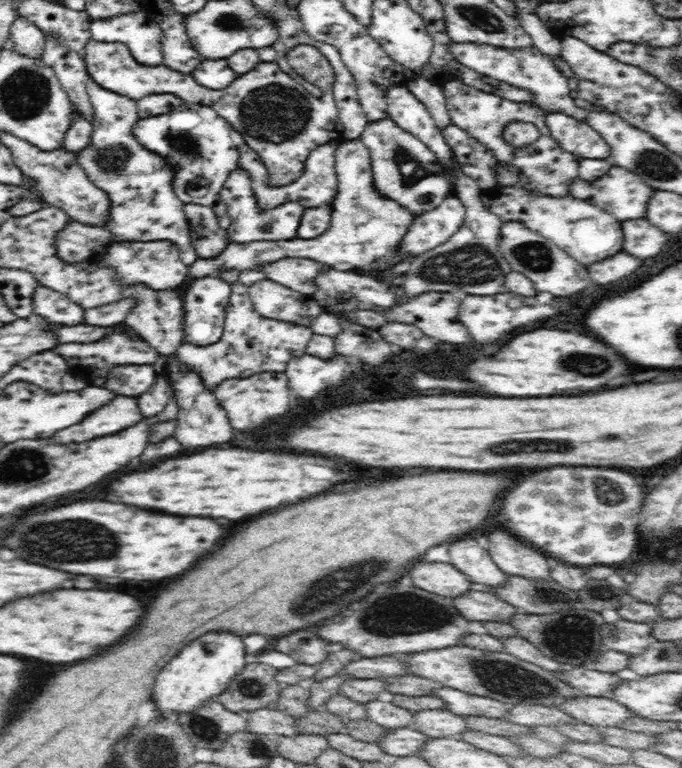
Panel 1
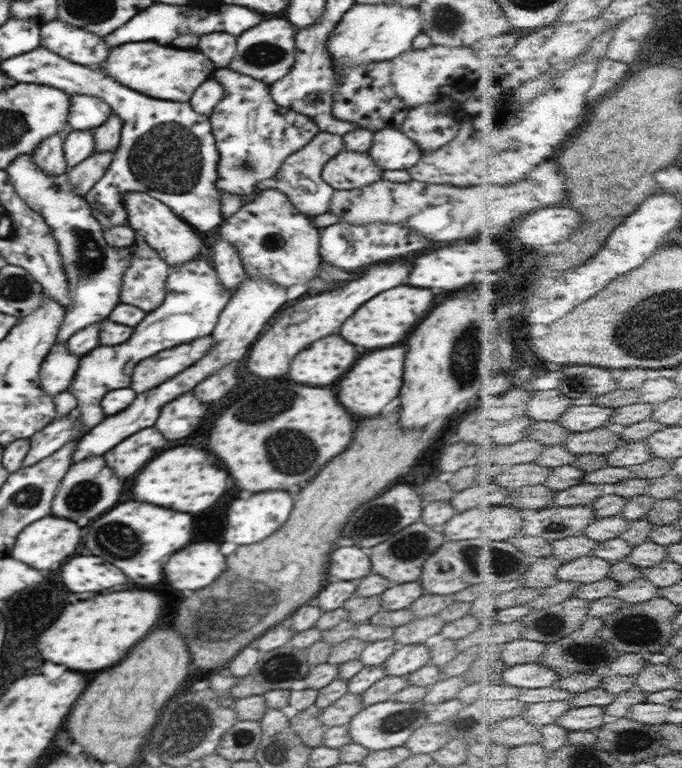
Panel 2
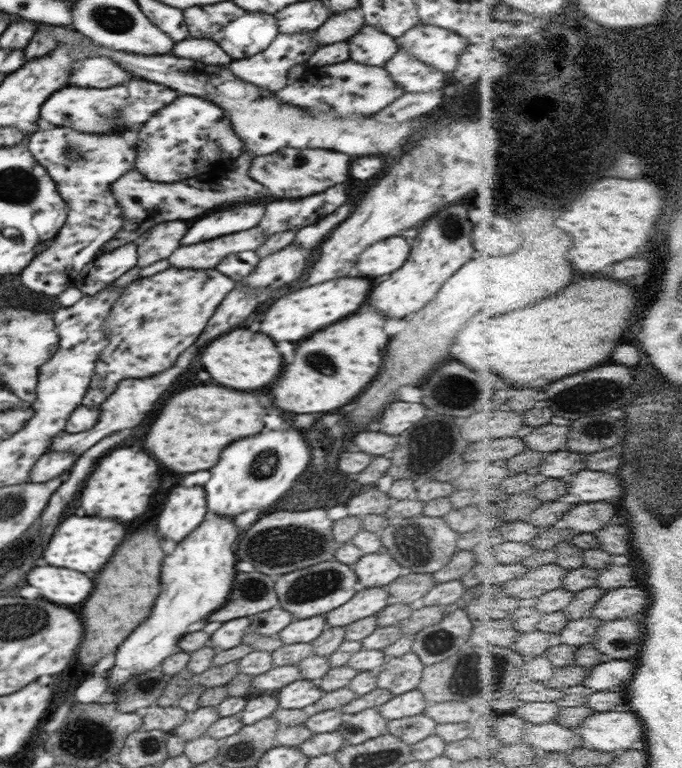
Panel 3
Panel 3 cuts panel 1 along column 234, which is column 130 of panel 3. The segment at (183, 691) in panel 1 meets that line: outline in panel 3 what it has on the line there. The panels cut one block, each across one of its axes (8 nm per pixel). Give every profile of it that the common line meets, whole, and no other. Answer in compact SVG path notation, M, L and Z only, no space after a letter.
M210 515L196 527L184 542L176 546L162 562L162 592L152 608L148 620L144 620L116 650L114 667L108 671L108 692L126 685L136 674L146 674L174 654L180 652L180 640L193 628L202 626L212 612L220 609L230 598L232 584L236 582L234 542L238 527L233 517Z

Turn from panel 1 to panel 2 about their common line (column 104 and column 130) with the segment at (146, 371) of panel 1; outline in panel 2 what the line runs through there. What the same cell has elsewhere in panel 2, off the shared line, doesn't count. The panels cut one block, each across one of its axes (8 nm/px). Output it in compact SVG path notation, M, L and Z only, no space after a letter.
M210 334L144 358L144 362L138 362L134 366L134 376L132 376L130 388L134 392L150 390L150 388L166 382L168 378L172 378L172 376L176 376L182 370L192 366L212 347L213 338Z

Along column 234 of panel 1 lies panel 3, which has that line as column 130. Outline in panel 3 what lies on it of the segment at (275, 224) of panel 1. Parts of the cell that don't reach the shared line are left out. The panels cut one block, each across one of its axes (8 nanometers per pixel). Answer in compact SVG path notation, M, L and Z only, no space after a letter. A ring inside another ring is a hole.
M248 154L238 156L234 162L234 168L218 174L208 174L206 178L200 180L192 178L192 180L184 180L176 182L176 184L156 184L156 182L144 179L136 170L130 170L128 174L124 174L124 178L118 178L118 182L111 184L111 193L114 195L116 202L123 210L124 226L115 234L108 242L105 242L106 249L110 251L117 247L134 243L136 238L140 238L148 228L160 224L160 222L170 222L170 220L190 220L190 218L202 218L204 214L214 212L216 208L230 207L230 204L240 204L240 202L255 202L262 200L268 196L268 190L258 184L256 180L250 180L248 170L250 170L250 158ZM226 176L226 178L224 178ZM140 178L140 180L136 180Z

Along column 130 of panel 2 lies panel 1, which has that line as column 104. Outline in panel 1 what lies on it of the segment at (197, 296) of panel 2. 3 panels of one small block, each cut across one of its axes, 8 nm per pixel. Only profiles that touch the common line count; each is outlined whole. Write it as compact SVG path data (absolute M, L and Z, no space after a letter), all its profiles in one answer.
M122 323L112 325L111 333L94 342L60 344L54 348L54 352L58 352L60 356L66 354L64 358L70 368L86 368L88 372L94 372L94 376L98 378L107 376L108 368L118 365L153 365L159 356L159 352L144 339L140 339L138 335L128 335L122 329Z

